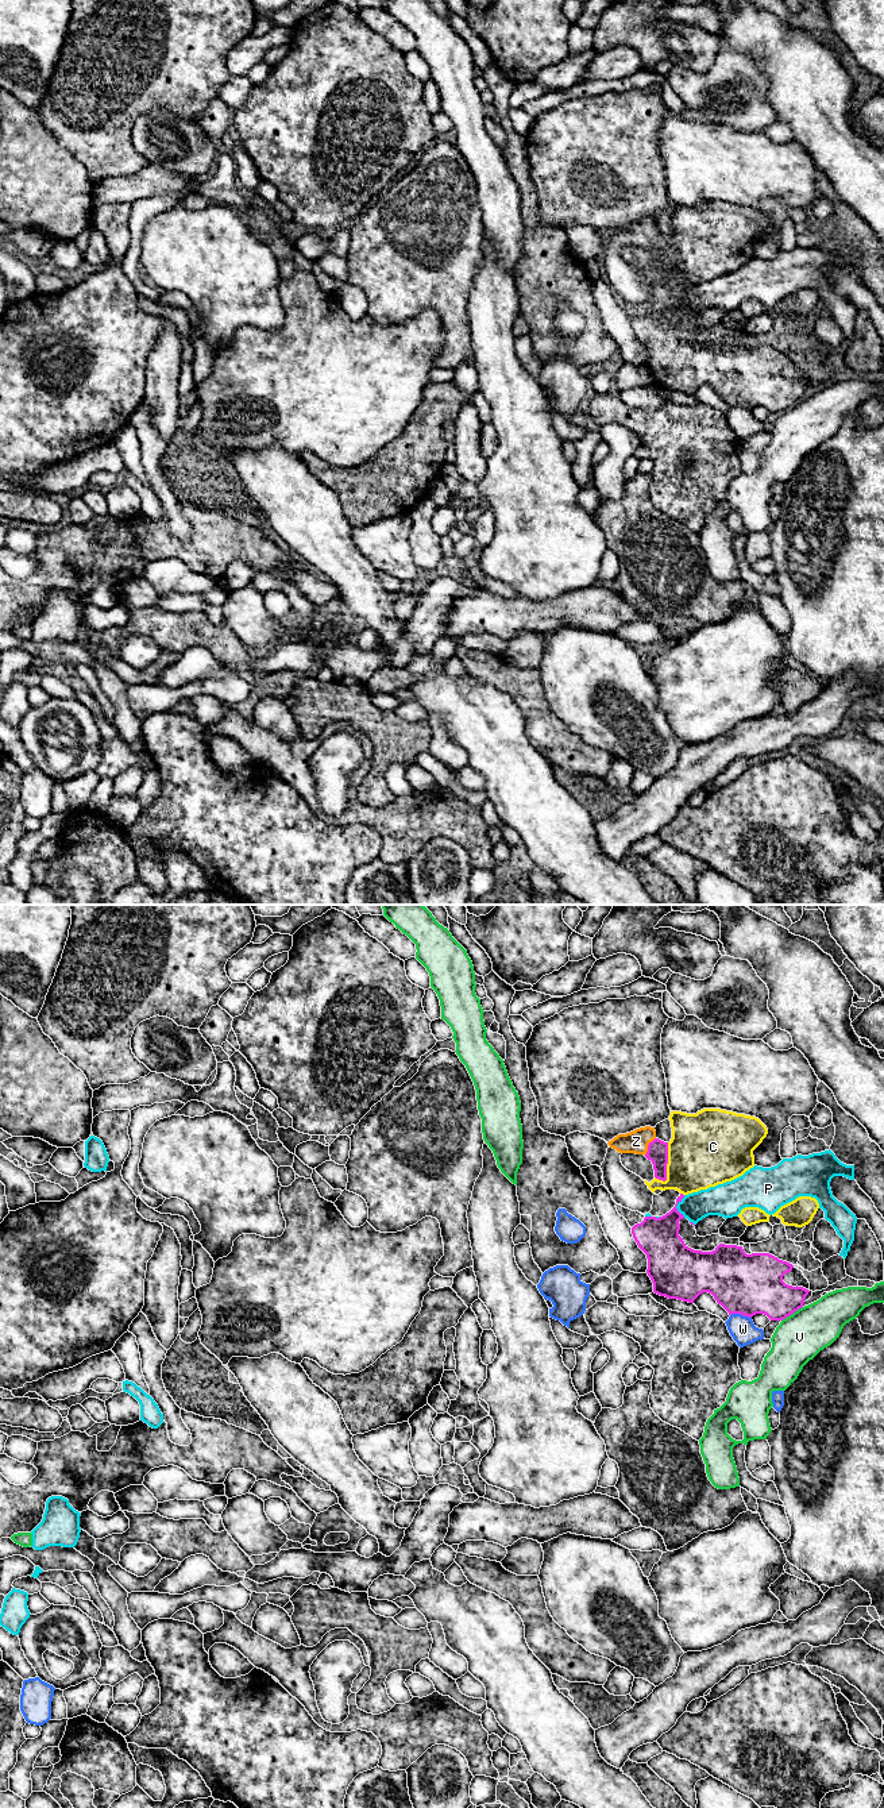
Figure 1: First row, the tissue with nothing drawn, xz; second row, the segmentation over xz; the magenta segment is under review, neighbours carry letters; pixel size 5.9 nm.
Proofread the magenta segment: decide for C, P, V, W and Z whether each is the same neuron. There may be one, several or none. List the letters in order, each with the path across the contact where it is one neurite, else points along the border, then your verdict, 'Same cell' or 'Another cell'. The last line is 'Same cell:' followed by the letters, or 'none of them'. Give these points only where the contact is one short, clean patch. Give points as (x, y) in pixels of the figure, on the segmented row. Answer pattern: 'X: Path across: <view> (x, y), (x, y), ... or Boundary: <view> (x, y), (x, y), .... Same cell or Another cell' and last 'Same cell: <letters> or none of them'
C: Another cell
P: Another cell
V: Another cell
W: Another cell
Z: Path across: xz (657, 1151), (648, 1147), (643, 1141), (636, 1141). Same cell
Same cell: Z

